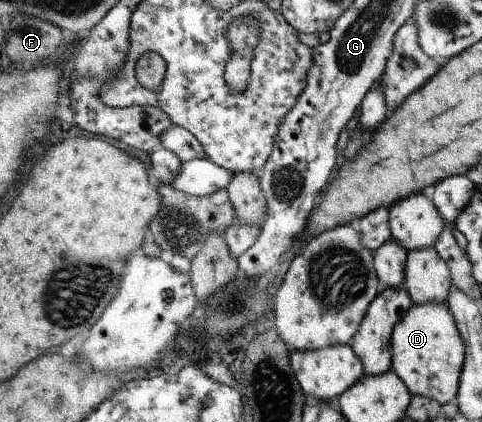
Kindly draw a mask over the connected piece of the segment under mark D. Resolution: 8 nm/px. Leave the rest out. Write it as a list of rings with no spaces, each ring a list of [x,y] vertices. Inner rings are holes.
[[[413,303],[413,307],[402,316],[394,327],[393,340],[393,371],[406,383],[407,389],[413,395],[423,395],[429,399],[435,399],[442,405],[453,401],[461,387],[462,371],[466,361],[466,343],[462,334],[459,333],[458,323],[451,311],[451,307],[445,303]]]

